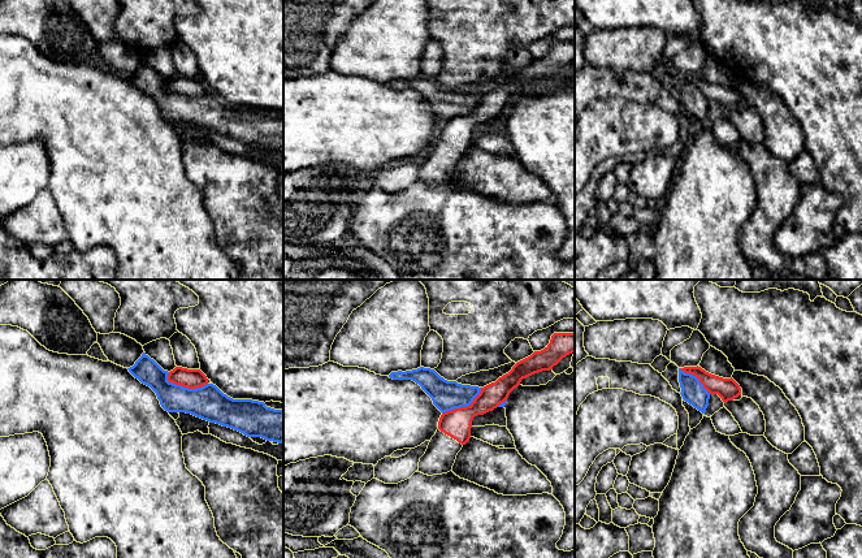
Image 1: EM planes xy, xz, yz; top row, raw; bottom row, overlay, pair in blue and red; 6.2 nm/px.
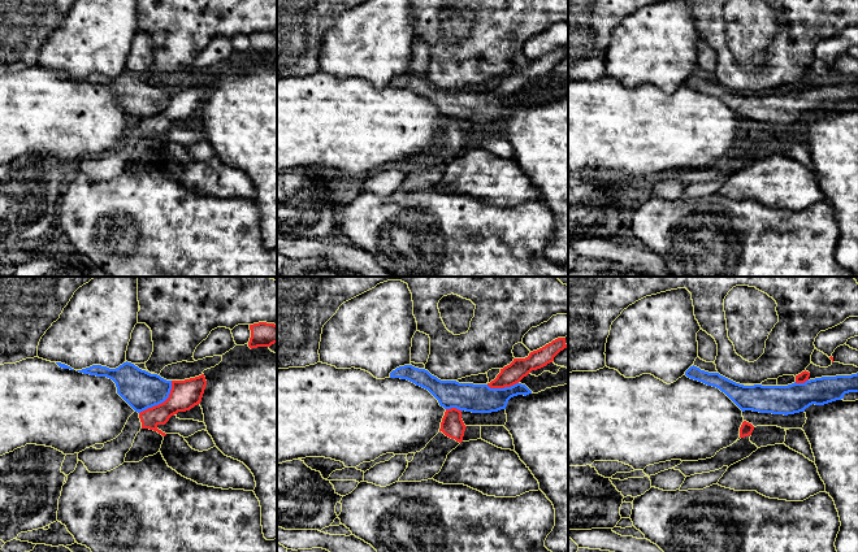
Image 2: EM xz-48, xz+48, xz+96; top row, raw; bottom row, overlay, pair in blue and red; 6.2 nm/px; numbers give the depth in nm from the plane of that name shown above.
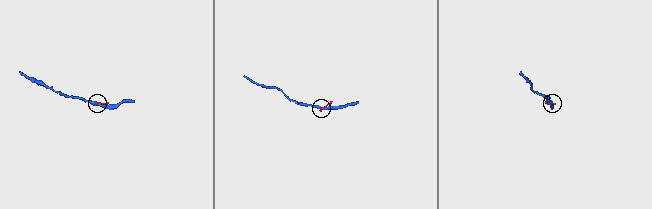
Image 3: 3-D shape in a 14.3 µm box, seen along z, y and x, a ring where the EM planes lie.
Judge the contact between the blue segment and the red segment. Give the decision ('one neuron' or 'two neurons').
two neurons

